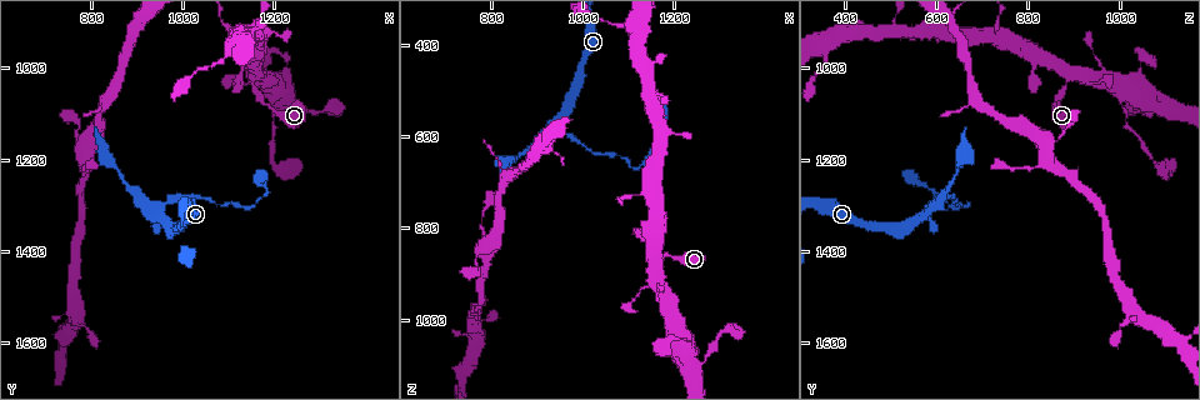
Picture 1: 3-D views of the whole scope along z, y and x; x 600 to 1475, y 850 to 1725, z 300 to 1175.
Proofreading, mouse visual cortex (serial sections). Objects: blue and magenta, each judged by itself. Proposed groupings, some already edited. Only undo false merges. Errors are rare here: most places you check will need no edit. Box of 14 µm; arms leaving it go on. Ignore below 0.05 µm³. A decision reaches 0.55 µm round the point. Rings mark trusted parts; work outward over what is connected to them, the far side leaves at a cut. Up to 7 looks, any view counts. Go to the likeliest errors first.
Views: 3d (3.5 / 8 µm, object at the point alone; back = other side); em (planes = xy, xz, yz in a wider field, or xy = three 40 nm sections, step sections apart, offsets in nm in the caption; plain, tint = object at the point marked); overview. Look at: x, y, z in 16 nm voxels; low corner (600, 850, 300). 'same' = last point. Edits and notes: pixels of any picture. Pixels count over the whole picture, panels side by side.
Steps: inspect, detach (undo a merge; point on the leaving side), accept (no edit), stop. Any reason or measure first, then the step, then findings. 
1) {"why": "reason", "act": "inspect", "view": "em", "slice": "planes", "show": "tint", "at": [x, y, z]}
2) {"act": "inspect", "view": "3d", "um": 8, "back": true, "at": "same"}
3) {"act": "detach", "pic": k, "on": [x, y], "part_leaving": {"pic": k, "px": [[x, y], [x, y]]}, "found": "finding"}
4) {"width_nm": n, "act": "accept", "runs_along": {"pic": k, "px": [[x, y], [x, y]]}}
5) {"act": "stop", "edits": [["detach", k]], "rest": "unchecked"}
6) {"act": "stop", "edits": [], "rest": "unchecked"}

{"act": "inspect", "view": "3d", "um": 3.5, "at": [950, 1330, 575]}

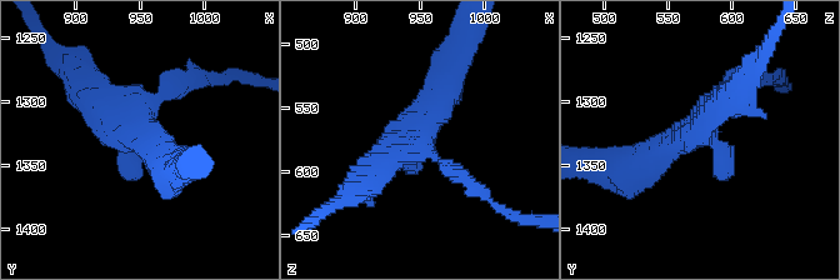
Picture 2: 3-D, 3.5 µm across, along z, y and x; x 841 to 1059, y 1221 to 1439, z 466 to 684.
{"act": "inspect", "view": "em", "slice": "planes", "show": "tint", "at": [950, 1324, 570]}

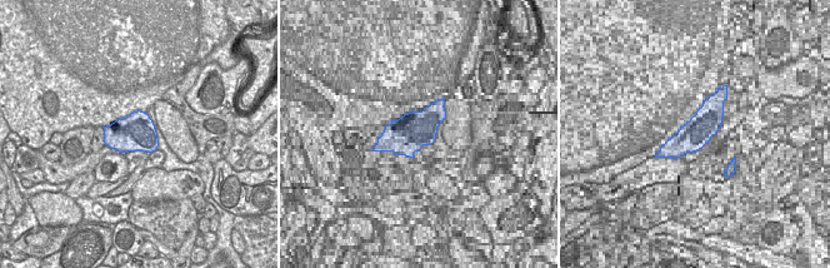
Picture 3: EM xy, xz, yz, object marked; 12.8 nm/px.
{"act": "inspect", "view": "em", "slice": "xy", "step": 3, "show": "tint", "at": "same"}

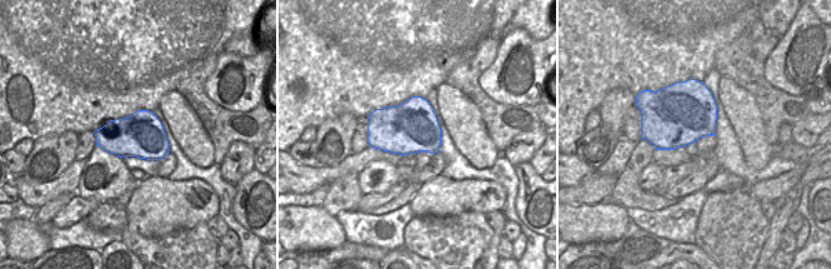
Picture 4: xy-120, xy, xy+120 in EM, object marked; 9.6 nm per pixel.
{"width_nm": 500, "act": "accept", "runs_along": {"pic": 2, "px": [[450, 70], [434, 115], [365, 180]]}, "found": "continuous, no second cell"}

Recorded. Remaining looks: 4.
{"why": "abrupt turn", "act": "inspect", "view": "3d", "um": 3.5, "at": [1120, 1295, 675]}

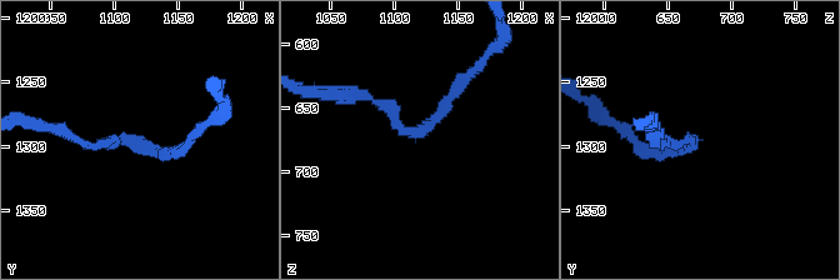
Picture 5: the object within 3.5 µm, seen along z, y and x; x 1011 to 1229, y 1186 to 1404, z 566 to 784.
{"arm_widths_nm": [150, 150], "act": "inspect", "view": "em", "slice": "xy", "step": 5, "show": "tint", "at": [1116, 1298, 668]}

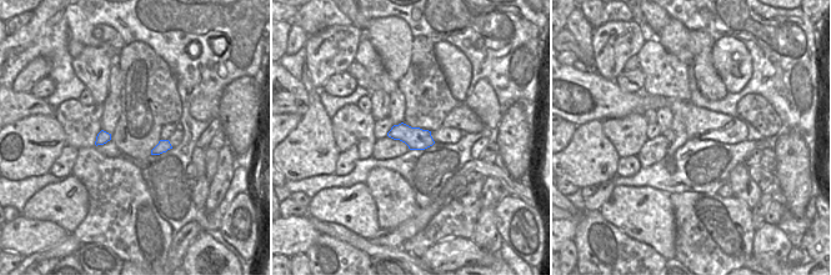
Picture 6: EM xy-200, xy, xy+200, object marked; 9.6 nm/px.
{"act": "accept", "runs_along": {"pic": 5, "px": [[71, 136], [151, 151], [190, 140]]}, "found": "one cell here"}

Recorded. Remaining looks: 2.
{"act": "stop", "edits": [], "rest": "unchecked"}

